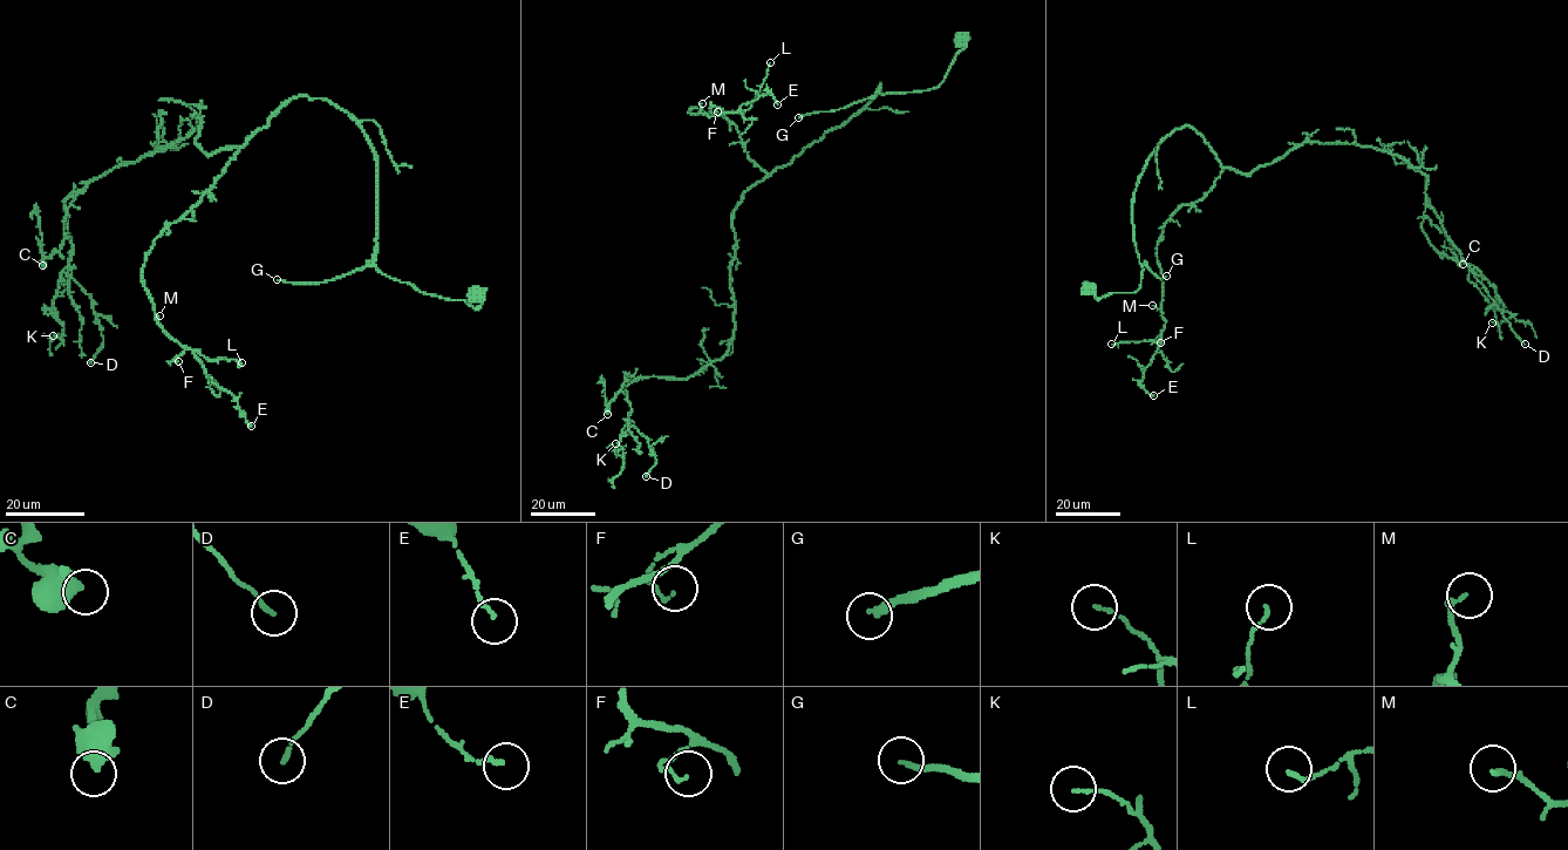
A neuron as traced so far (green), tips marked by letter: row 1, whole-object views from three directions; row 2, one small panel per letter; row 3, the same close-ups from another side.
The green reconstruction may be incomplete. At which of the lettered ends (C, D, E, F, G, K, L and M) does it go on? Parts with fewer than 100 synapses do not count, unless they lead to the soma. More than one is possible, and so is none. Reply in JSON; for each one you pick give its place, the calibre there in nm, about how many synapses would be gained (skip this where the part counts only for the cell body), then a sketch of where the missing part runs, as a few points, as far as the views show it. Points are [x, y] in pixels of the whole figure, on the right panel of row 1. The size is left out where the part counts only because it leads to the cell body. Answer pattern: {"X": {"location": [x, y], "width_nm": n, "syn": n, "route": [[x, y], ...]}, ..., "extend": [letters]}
{"G": {"location": [1166, 276], "width_nm": 200, "syn": 300, "route": [[1166, 276], [1246, 223], [1294, 213], [1385, 260], [1443, 322], [1470, 327], [1472, 318], [1494, 320], [1524, 371]]}, "extend": ["G"]}

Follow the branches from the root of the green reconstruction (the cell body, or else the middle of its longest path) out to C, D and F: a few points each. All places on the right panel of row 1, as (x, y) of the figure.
C: (1089, 290), (1139, 287), (1133, 192), (1186, 126), (1243, 174), (1304, 142), (1397, 154), (1463, 264)
D: (1089, 290), (1139, 287), (1133, 192), (1176, 128), (1243, 174), (1304, 142), (1358, 144), (1427, 177), (1525, 344)
F: (1089, 290), (1100, 299), (1139, 287), (1138, 177), (1165, 136), (1191, 127), (1222, 171), (1163, 229), (1160, 342)

